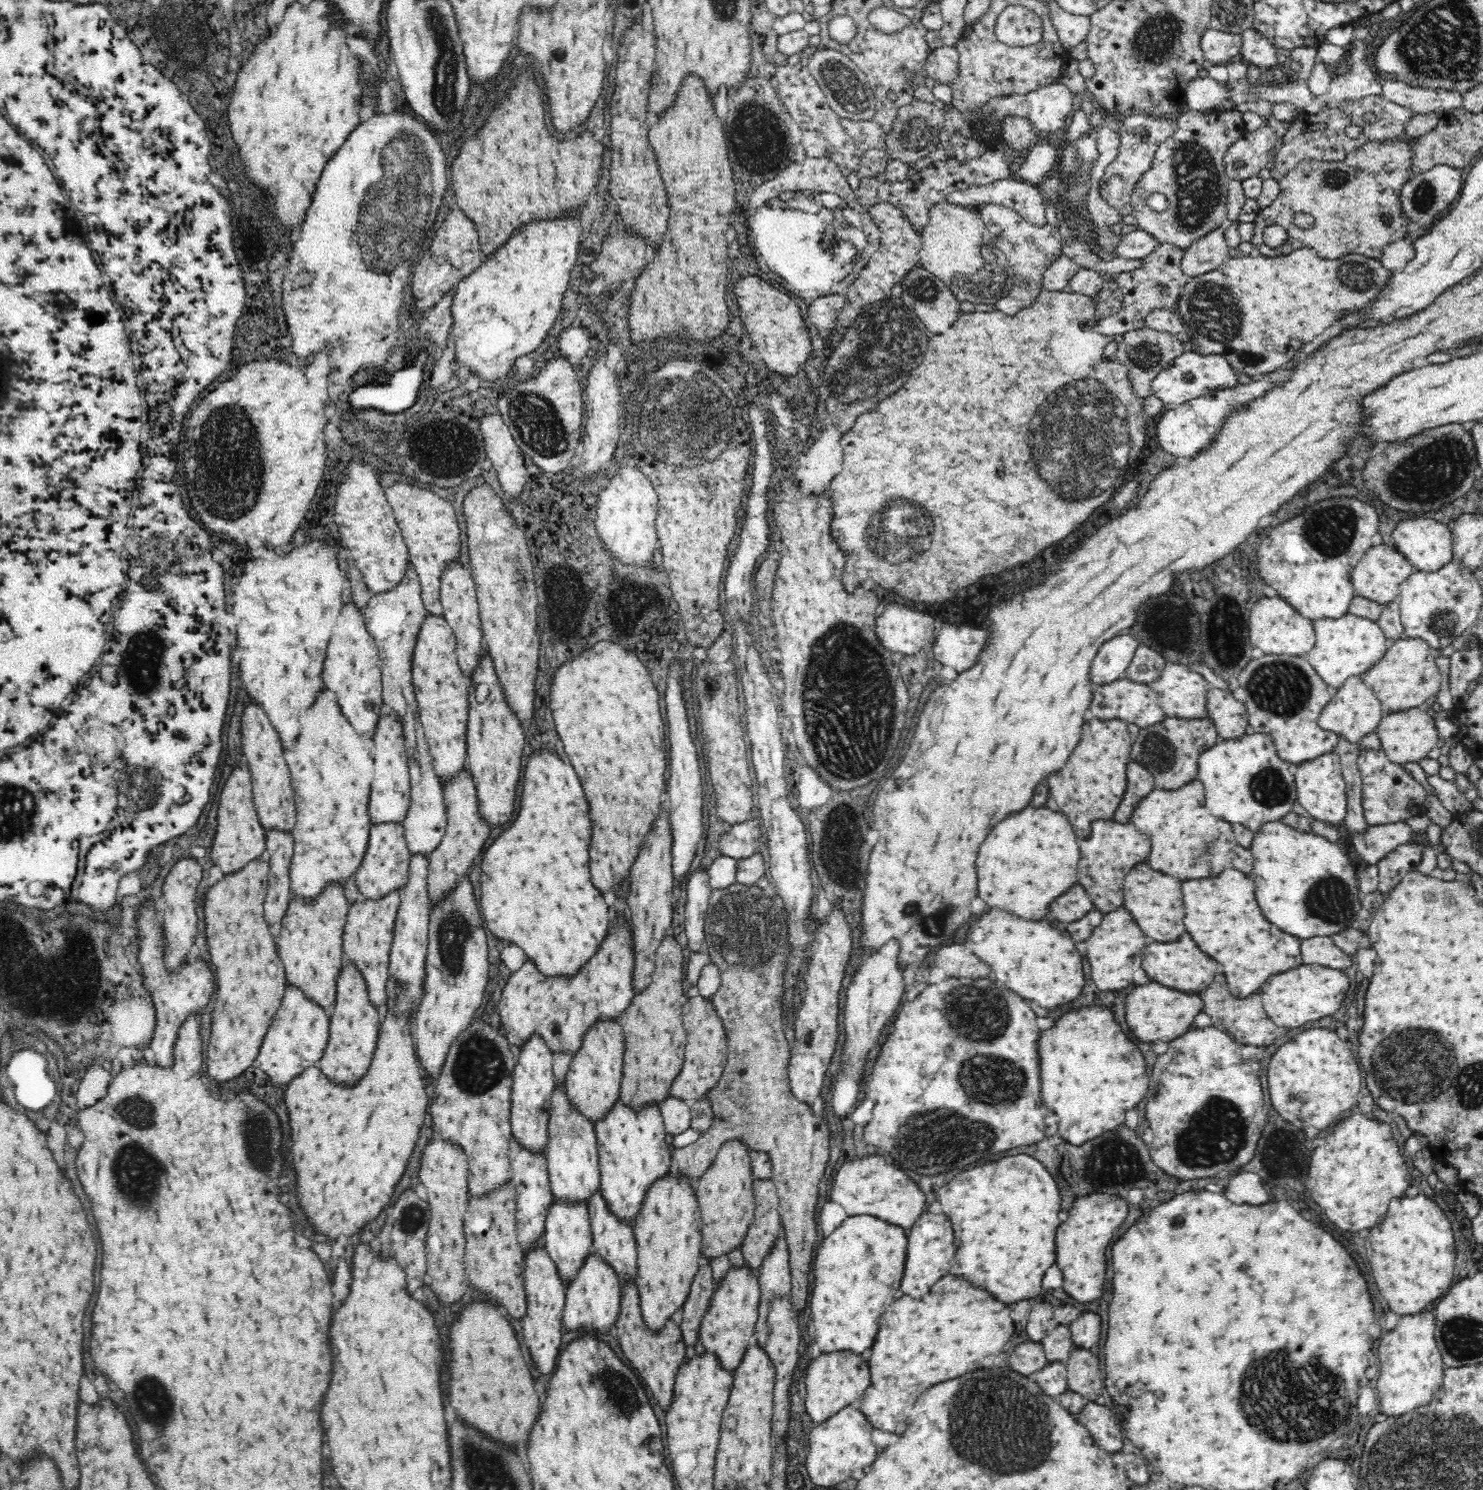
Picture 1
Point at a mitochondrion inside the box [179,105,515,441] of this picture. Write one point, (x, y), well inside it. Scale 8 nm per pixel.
(399, 194)

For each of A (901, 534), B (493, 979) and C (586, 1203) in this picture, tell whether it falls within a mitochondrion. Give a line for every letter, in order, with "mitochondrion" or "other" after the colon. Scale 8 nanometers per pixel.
A: mitochondrion
B: other
C: other

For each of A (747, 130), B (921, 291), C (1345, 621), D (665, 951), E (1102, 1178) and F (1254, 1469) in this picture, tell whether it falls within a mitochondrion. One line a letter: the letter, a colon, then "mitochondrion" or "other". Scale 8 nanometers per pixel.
A: mitochondrion
B: mitochondrion
C: other
D: other
E: other
F: other

